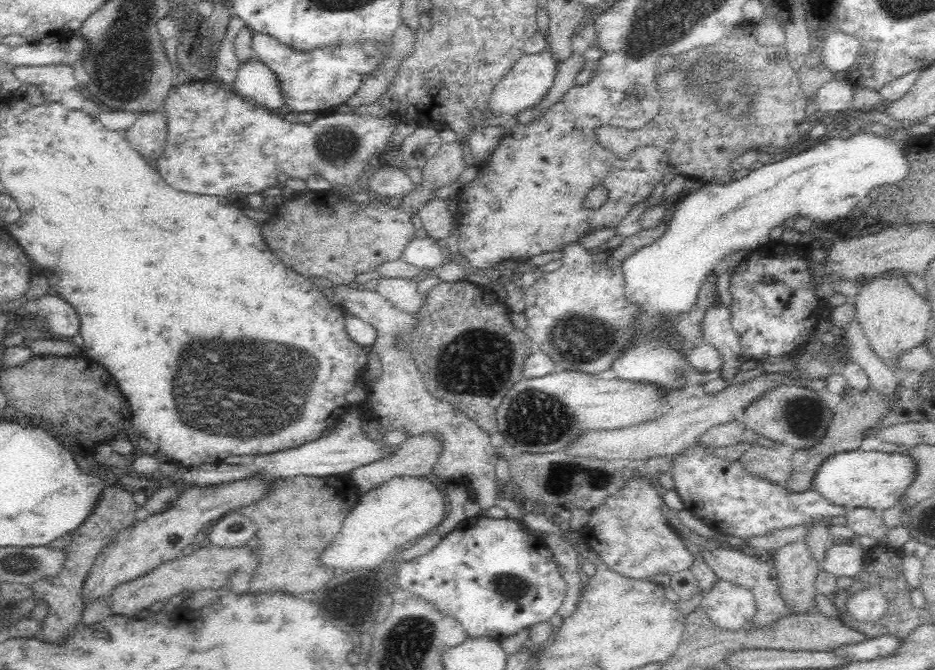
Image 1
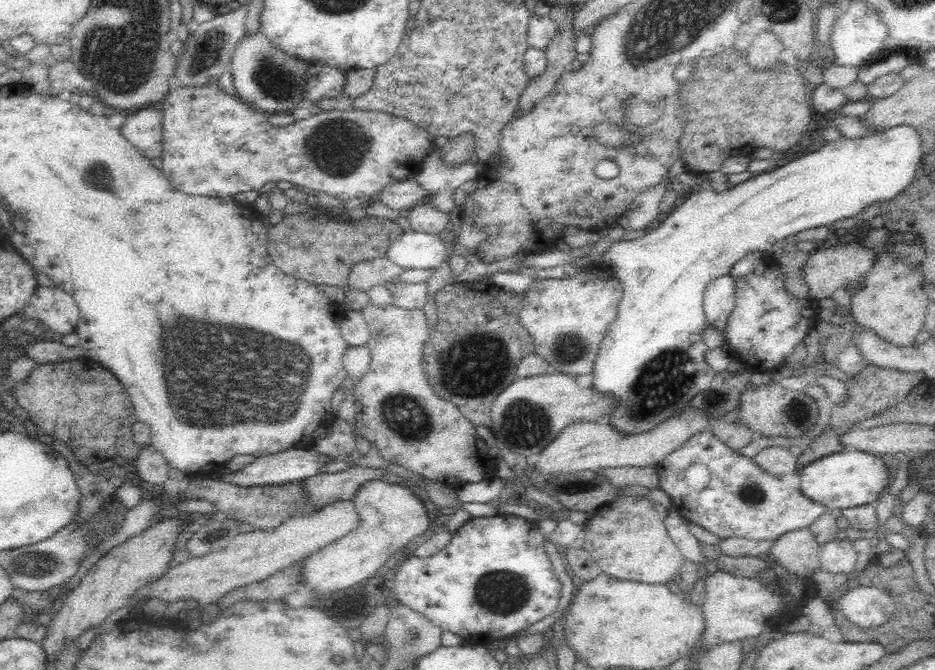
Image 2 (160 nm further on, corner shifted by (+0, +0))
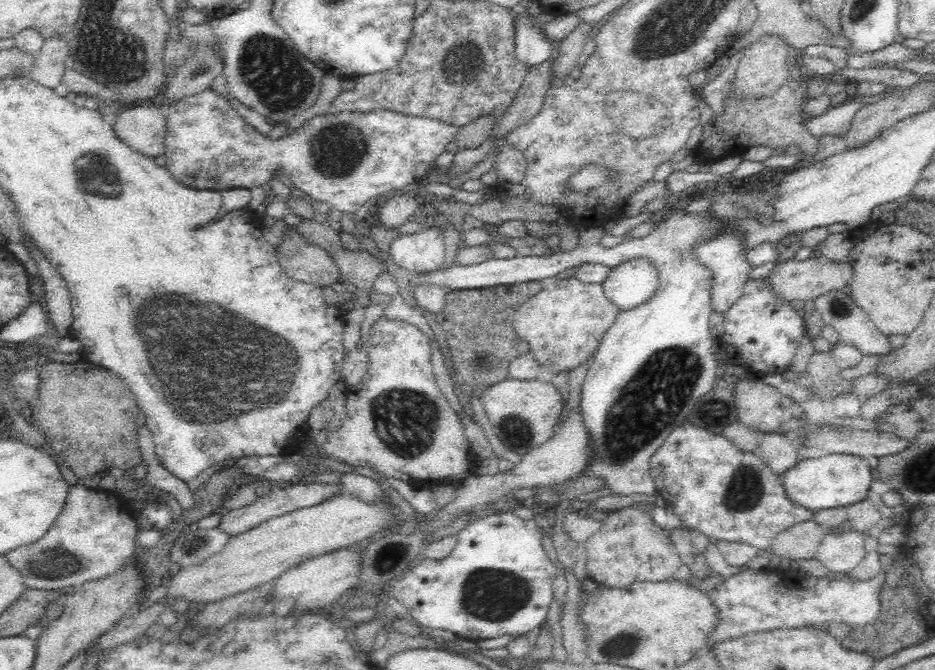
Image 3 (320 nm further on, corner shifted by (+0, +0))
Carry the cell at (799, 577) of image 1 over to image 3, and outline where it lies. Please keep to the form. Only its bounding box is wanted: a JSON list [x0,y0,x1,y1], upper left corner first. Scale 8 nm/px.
[768,518,826,560]

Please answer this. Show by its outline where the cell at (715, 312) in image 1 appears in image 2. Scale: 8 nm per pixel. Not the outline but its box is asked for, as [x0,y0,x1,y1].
[703,274,738,332]

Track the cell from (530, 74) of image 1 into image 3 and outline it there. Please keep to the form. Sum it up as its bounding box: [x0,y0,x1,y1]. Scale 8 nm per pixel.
[514,11,557,67]

